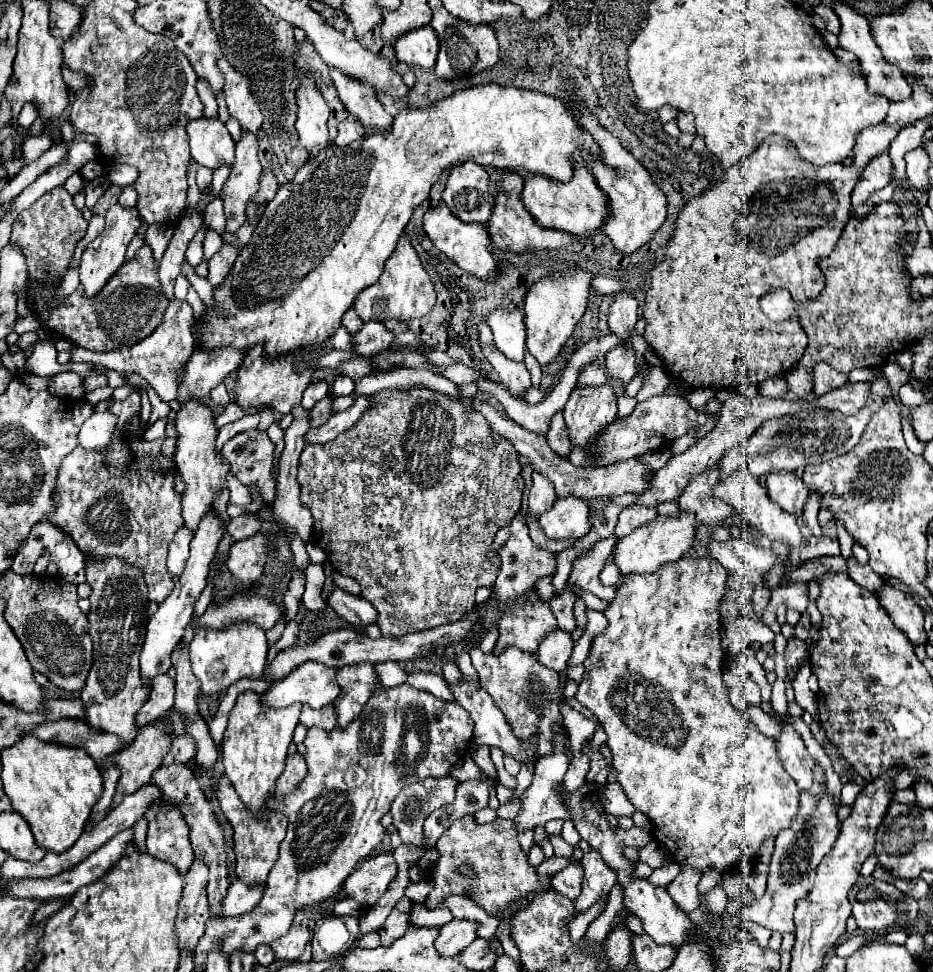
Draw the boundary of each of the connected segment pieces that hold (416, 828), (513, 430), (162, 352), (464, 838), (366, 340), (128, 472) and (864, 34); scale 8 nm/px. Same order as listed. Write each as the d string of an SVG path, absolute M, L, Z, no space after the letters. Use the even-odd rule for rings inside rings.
M449 774L445 778L427 778L423 782L417 782L413 786L407 786L405 790L401 790L401 794L395 798L395 802L391 806L391 814L393 814L393 826L397 828L403 844L407 844L409 848L419 848L419 850L425 848L425 846L421 846L421 842L425 842L425 838L421 838L421 830L423 830L425 818L433 810L453 802L457 786L459 786L459 780Z
M445 396L453 402L461 402L461 406L469 408L469 410L477 410L487 422L489 426L493 426L493 432L495 434L501 434L503 438L507 438L515 450L525 456L533 470L543 474L545 478L549 478L555 486L555 492L557 492L557 498L569 498L569 496L575 496L575 498L581 498L581 500L591 500L591 498L597 498L597 496L619 496L619 494L641 494L647 486L649 486L649 478L653 476L653 470L649 470L647 466L643 466L639 460L631 458L631 460L621 460L613 466L601 466L601 468L577 468L573 466L569 460L563 460L559 458L549 446L547 446L547 440L545 436L539 436L539 434L531 434L529 430L525 430L523 426L519 426L517 422L501 416L497 412L497 408L493 408L491 404L487 402L481 402L479 398L461 398L461 396Z
M173 300L169 304L167 312L165 312L165 318L163 318L161 326L157 326L157 330L153 330L151 336L137 342L137 346L107 353L94 352L73 346L70 350L71 361L75 363L91 362L105 368L113 368L117 372L135 372L135 374L143 376L151 384L151 388L157 392L157 396L163 402L169 404L169 402L177 400L177 394L179 394L179 370L187 364L187 360L194 351L193 322L195 322L195 318L193 318L191 306L185 300Z
M473 816L459 818L459 822L453 822L453 826L441 834L435 850L439 852L439 860L431 866L433 890L423 902L427 910L441 908L449 894L463 894L475 900L475 904L487 914L503 920L503 912L515 902L521 902L531 894L553 890L553 886L549 886L551 876L541 876L535 866L529 866L529 860L517 840L517 830L513 830L513 820L495 818L489 824L477 824ZM463 864L471 866L471 876L459 874Z
M365 322L361 332L353 336L353 342L355 342L353 350L363 356L371 356L387 348L393 340L395 340L393 330L389 330L383 322Z
M131 392L125 400L113 400L109 412L117 416L117 426L113 432L113 440L105 450L87 450L83 446L77 446L71 454L67 454L59 466L57 472L57 486L53 490L53 504L55 508L49 512L47 522L63 530L73 542L79 546L79 550L89 560L105 560L105 558L121 558L123 562L129 562L131 566L139 568L143 572L143 578L149 588L149 600L161 604L167 594L173 590L173 578L167 572L165 558L167 558L167 546L175 538L177 530L183 526L181 518L181 496L175 490L175 458L163 456L161 448L165 442L163 438L157 440L145 440L143 434L133 434L125 430L127 420L139 416L141 412L141 392Z
M839 2L835 6L835 12L841 20L841 32L839 32L839 44L845 48L845 50L851 50L857 58L859 58L859 64L861 64L861 70L863 70L863 76L865 76L865 82L867 82L867 88L875 94L881 94L885 96L887 100L905 100L909 98L911 94L911 86L907 82L907 78L891 64L887 64L881 56L881 50L879 46L873 42L873 36L871 36L871 30L869 30L869 22L865 16L861 16L859 12L855 12L851 6Z

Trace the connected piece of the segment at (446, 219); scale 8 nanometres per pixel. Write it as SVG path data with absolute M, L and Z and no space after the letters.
M441 202L439 206L431 208L425 218L423 218L423 228L429 234L429 238L433 240L433 244L445 252L453 262L457 262L457 266L481 280L497 280L499 278L499 266L493 258L493 252L489 248L489 232L485 226L481 224L463 224L459 218L455 218L449 208Z

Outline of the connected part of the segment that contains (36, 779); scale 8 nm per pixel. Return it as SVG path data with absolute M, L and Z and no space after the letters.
M33 736L21 738L17 744L1 752L1 780L13 810L21 814L35 836L37 846L61 854L83 834L91 808L103 792L103 778L93 758L75 748L41 742Z

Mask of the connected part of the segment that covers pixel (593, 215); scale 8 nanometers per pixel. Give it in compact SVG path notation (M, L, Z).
M577 166L575 176L567 184L561 184L557 180L551 180L539 174L527 178L523 188L523 204L541 226L563 230L575 236L589 236L599 232L605 226L607 214L611 210L607 196L595 184L593 174L583 166Z

